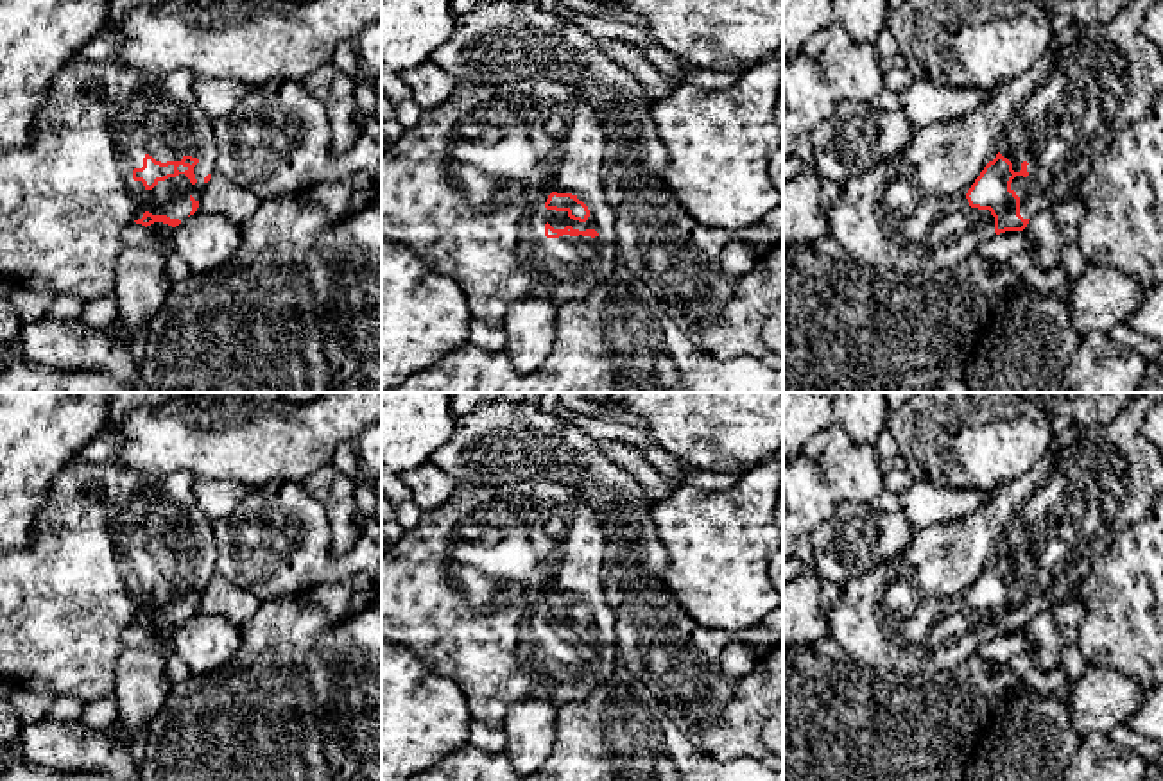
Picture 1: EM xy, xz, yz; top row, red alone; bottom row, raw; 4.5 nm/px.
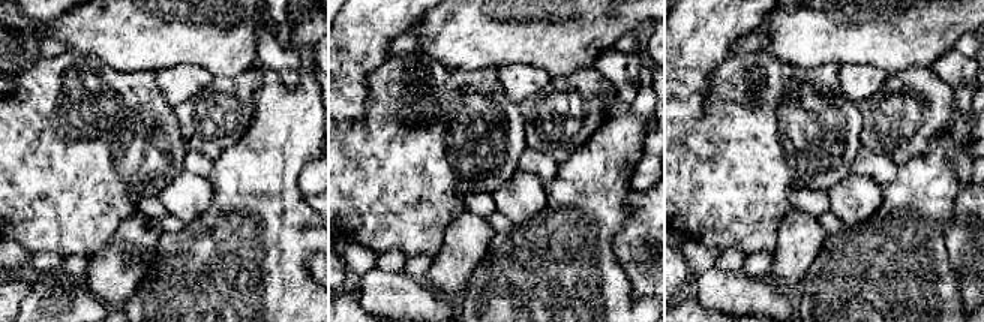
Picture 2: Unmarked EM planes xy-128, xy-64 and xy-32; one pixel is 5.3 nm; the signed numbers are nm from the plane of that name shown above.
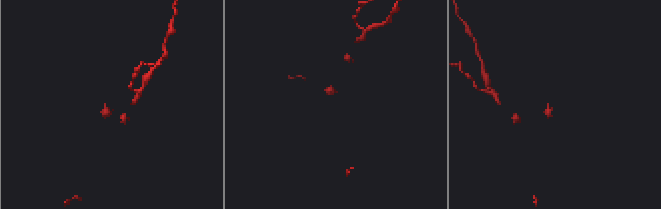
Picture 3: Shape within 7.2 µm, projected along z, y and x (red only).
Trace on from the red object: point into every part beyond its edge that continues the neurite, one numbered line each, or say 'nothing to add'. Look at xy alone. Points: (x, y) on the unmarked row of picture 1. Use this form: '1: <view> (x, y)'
1: xy (65, 597)

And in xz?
1: xz (518, 543)

